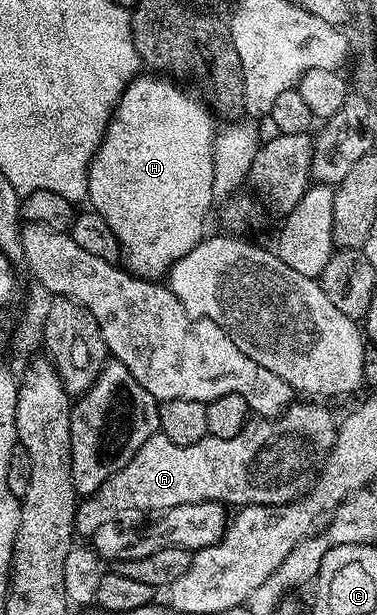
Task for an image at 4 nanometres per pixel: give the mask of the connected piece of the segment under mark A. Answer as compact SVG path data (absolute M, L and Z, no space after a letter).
M295 402L281 416L251 418L232 438L216 438L207 435L192 446L176 446L166 436L156 434L136 450L136 454L108 482L104 482L93 494L79 499L74 515L74 530L79 537L93 537L104 522L122 518L125 512L154 512L161 514L167 508L199 504L205 500L216 500L227 506L247 504L290 504L309 489L312 477L319 471L326 455L334 445L336 416L322 402Z

